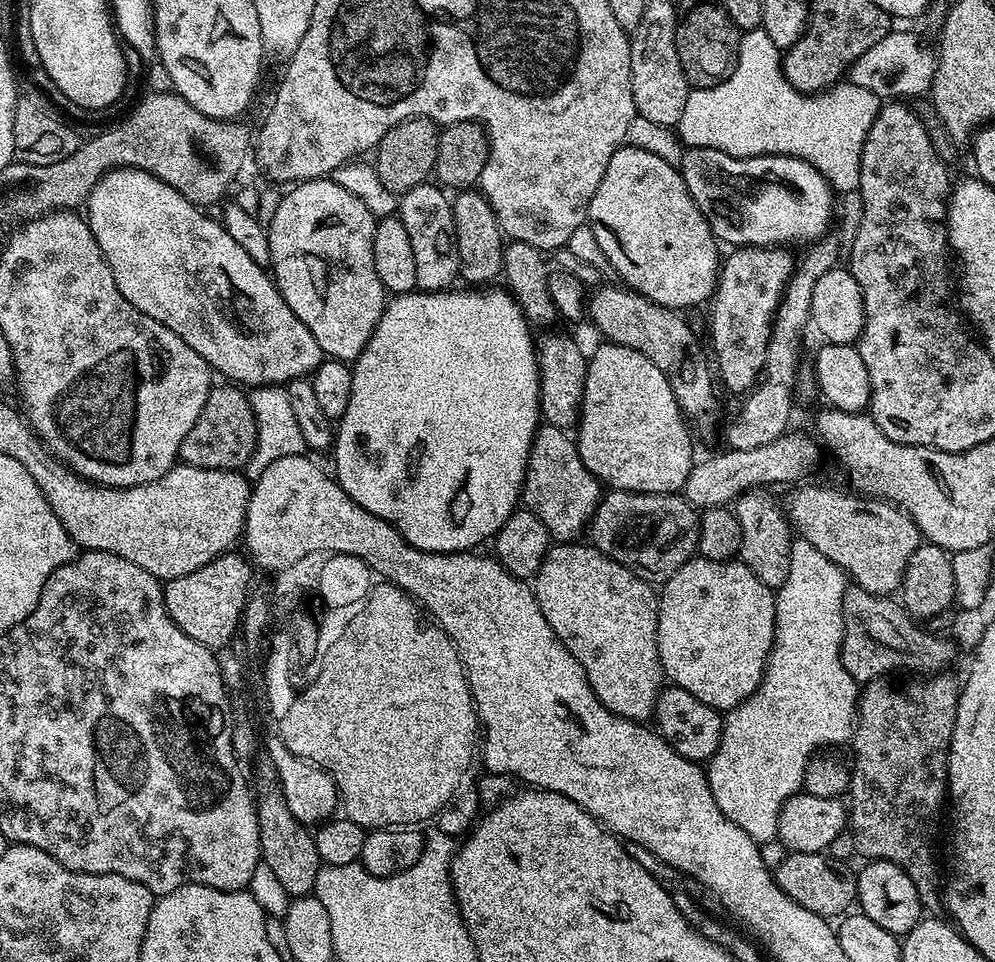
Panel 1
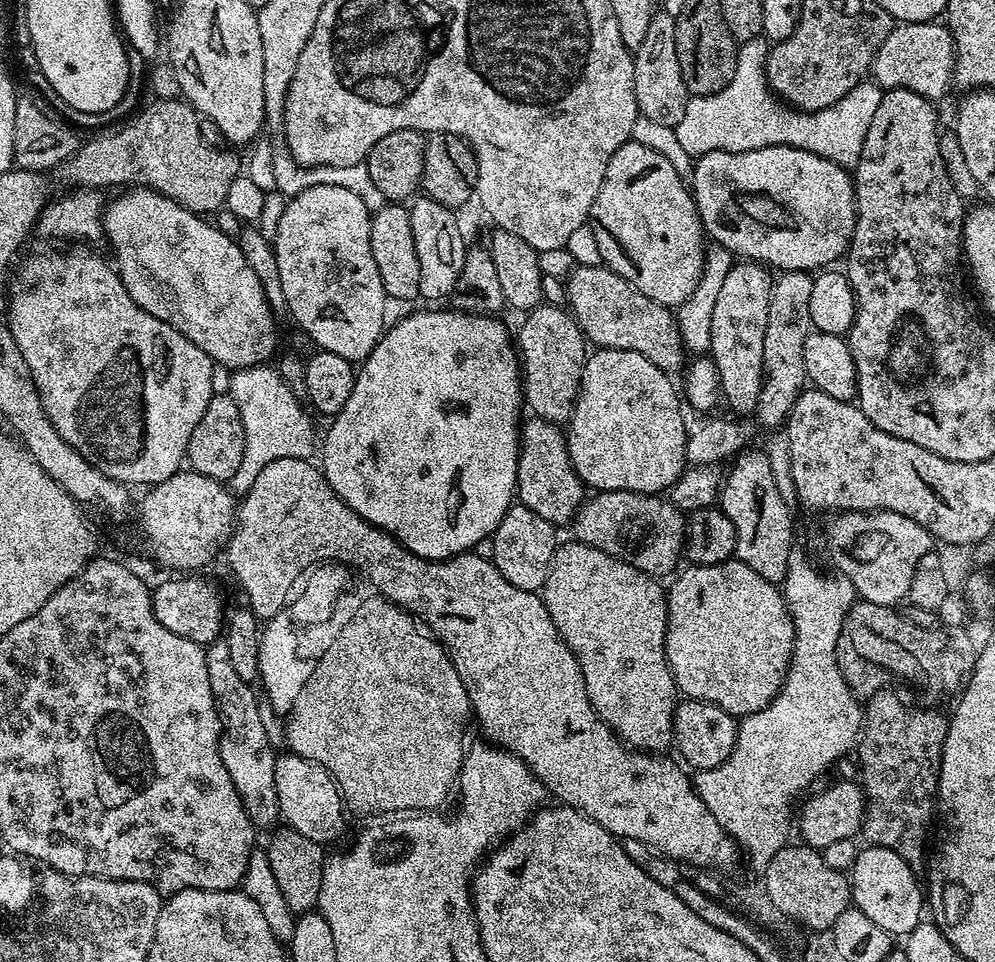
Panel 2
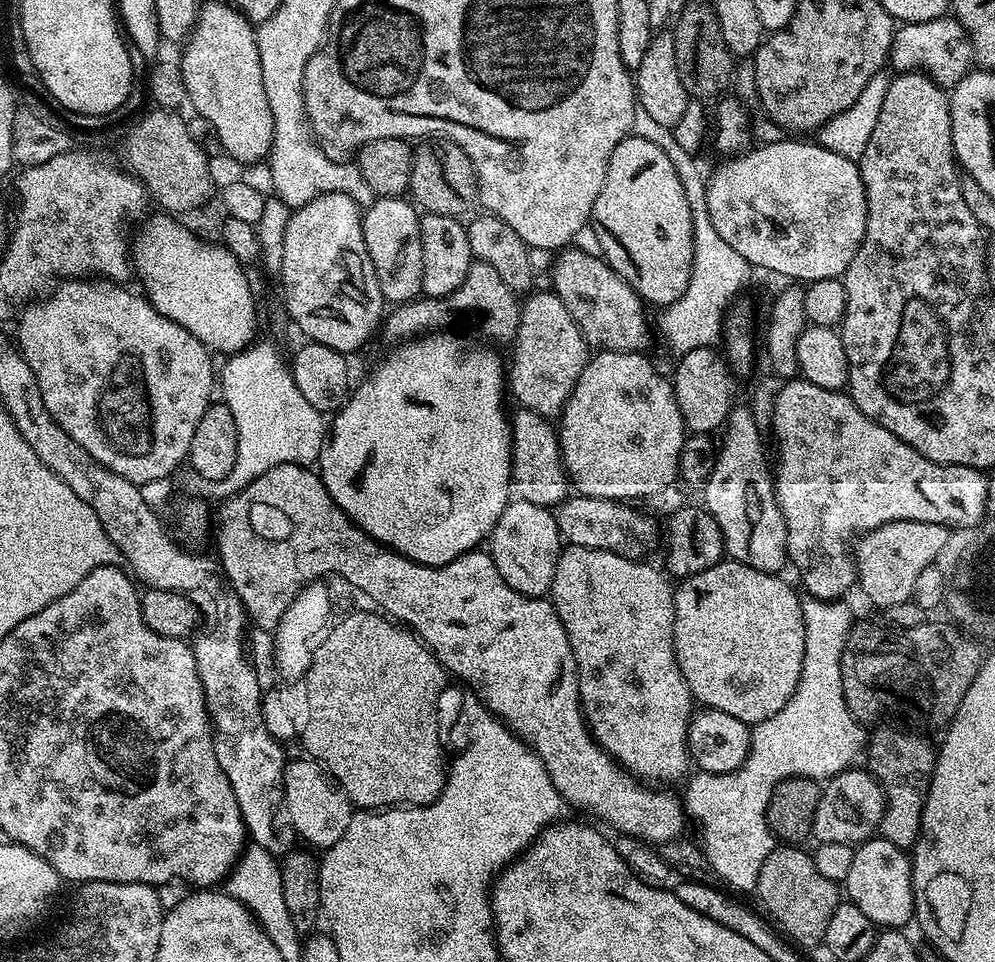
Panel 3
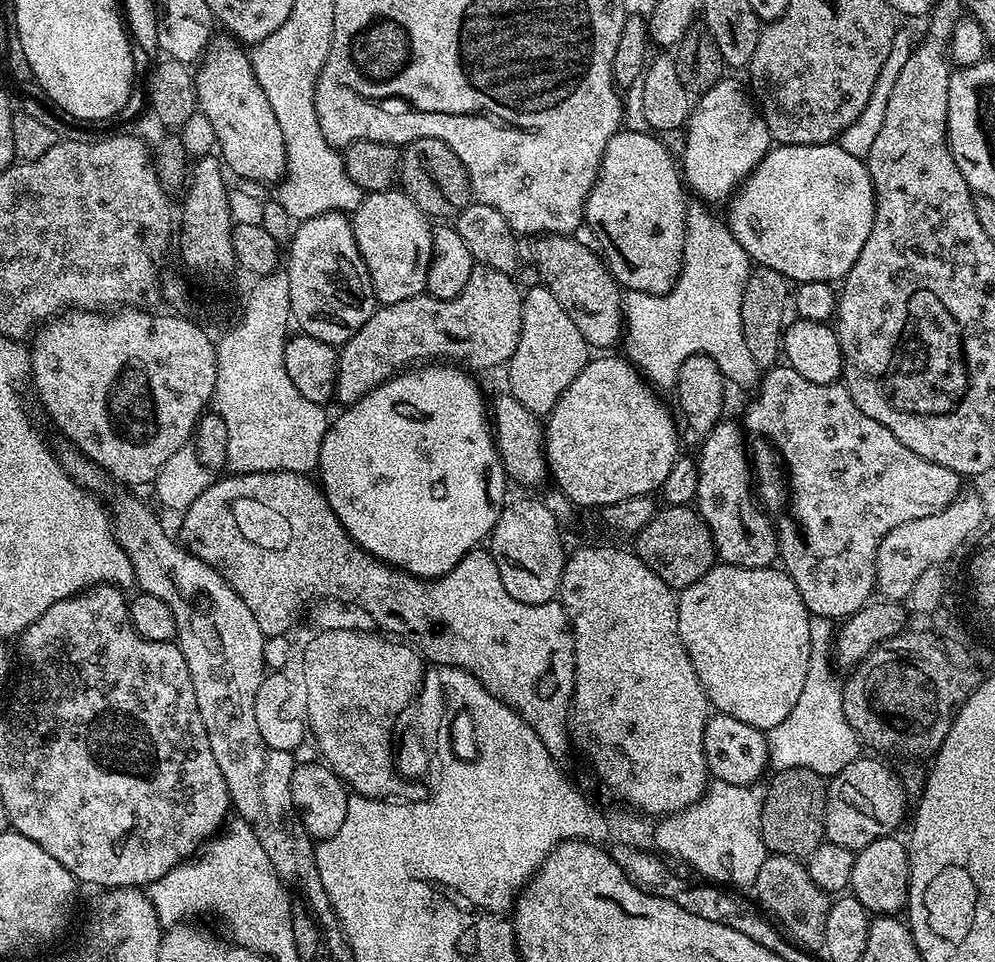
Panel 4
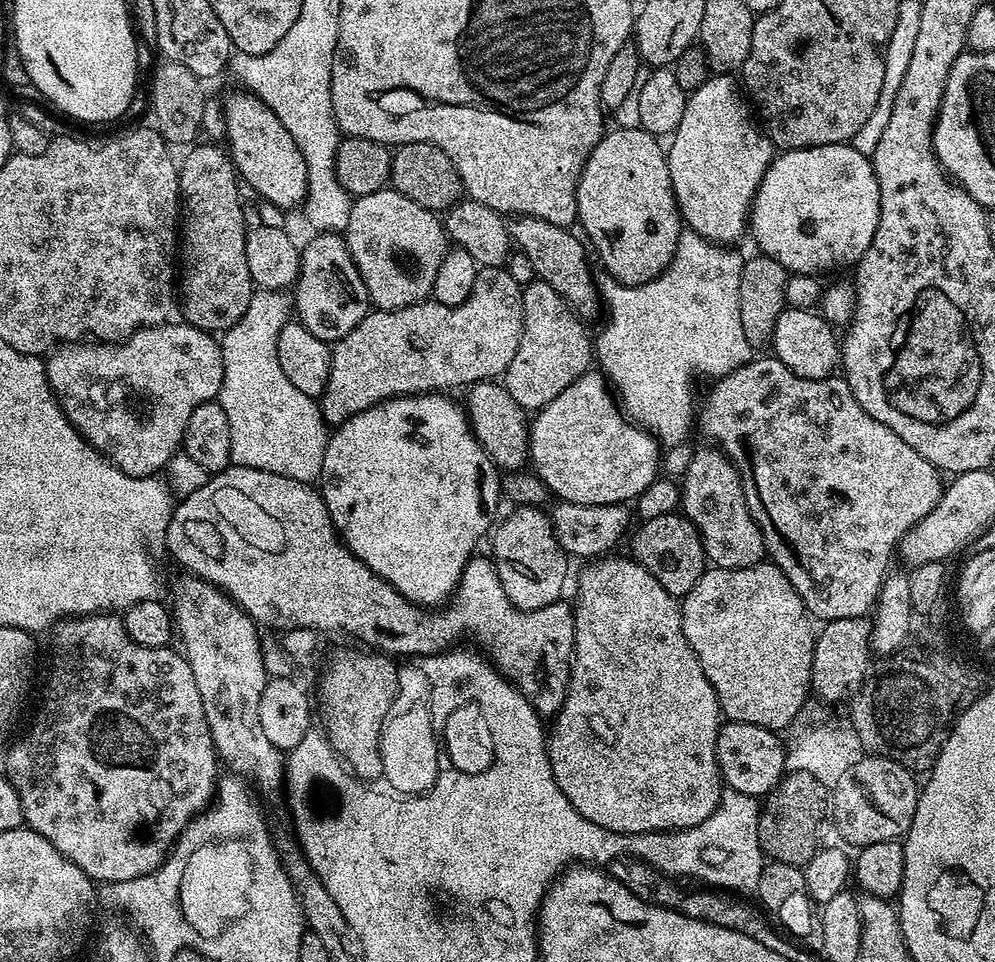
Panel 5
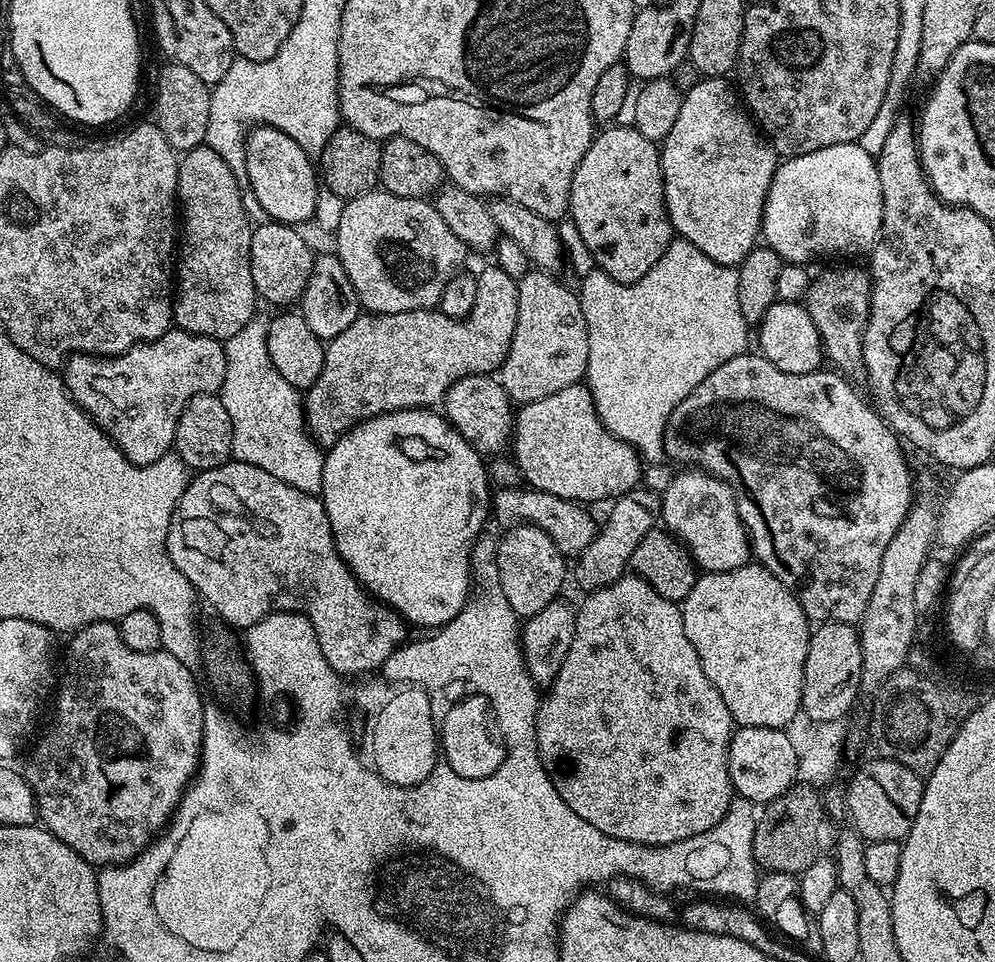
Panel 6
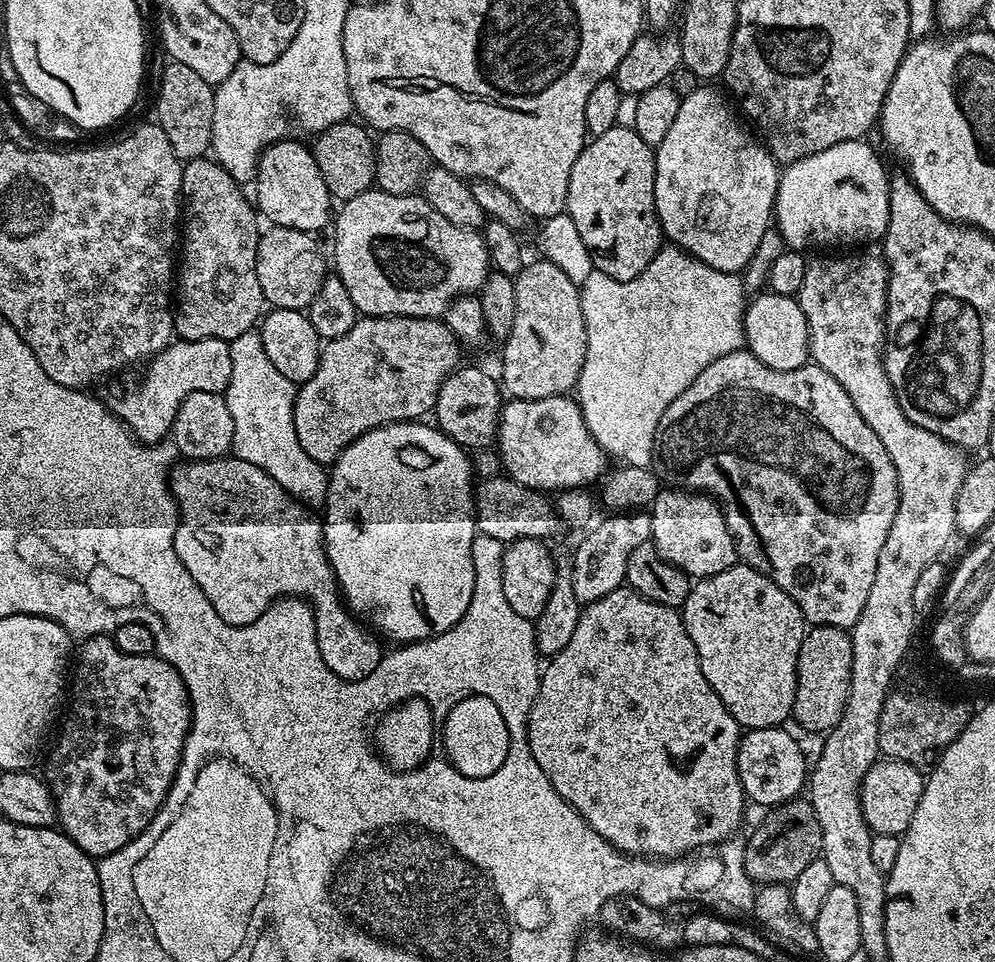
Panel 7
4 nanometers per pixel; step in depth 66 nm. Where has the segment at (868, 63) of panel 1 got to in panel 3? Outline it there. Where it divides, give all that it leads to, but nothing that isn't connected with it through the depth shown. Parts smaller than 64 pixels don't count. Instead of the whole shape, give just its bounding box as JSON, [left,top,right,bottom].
[888,14,974,90]

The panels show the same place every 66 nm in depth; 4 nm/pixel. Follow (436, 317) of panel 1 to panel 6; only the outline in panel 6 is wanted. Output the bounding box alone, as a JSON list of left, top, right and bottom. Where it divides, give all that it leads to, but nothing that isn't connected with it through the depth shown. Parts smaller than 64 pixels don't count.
[318,408,490,630]

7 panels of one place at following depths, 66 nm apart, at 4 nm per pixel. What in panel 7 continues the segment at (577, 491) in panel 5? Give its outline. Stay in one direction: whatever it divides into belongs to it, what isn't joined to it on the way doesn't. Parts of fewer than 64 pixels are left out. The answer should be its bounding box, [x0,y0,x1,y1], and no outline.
[494,394,610,494]

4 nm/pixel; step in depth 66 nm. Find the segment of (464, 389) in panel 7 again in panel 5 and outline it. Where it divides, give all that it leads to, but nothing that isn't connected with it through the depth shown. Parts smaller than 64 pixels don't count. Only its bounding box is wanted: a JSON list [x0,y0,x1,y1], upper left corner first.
[466,380,530,472]

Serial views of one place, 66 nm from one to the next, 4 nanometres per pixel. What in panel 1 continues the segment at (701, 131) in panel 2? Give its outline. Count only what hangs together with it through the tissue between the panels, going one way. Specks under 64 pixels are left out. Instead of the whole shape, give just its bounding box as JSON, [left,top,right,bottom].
[674,26,881,193]

